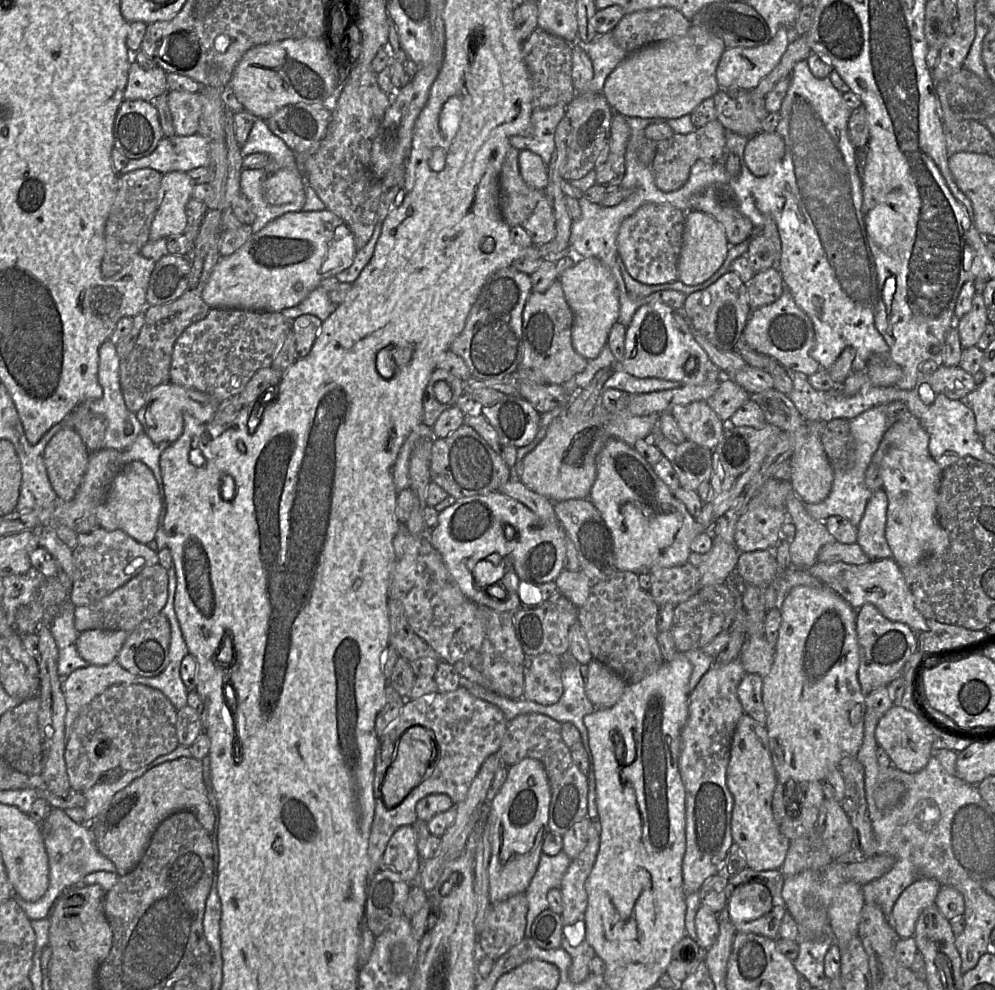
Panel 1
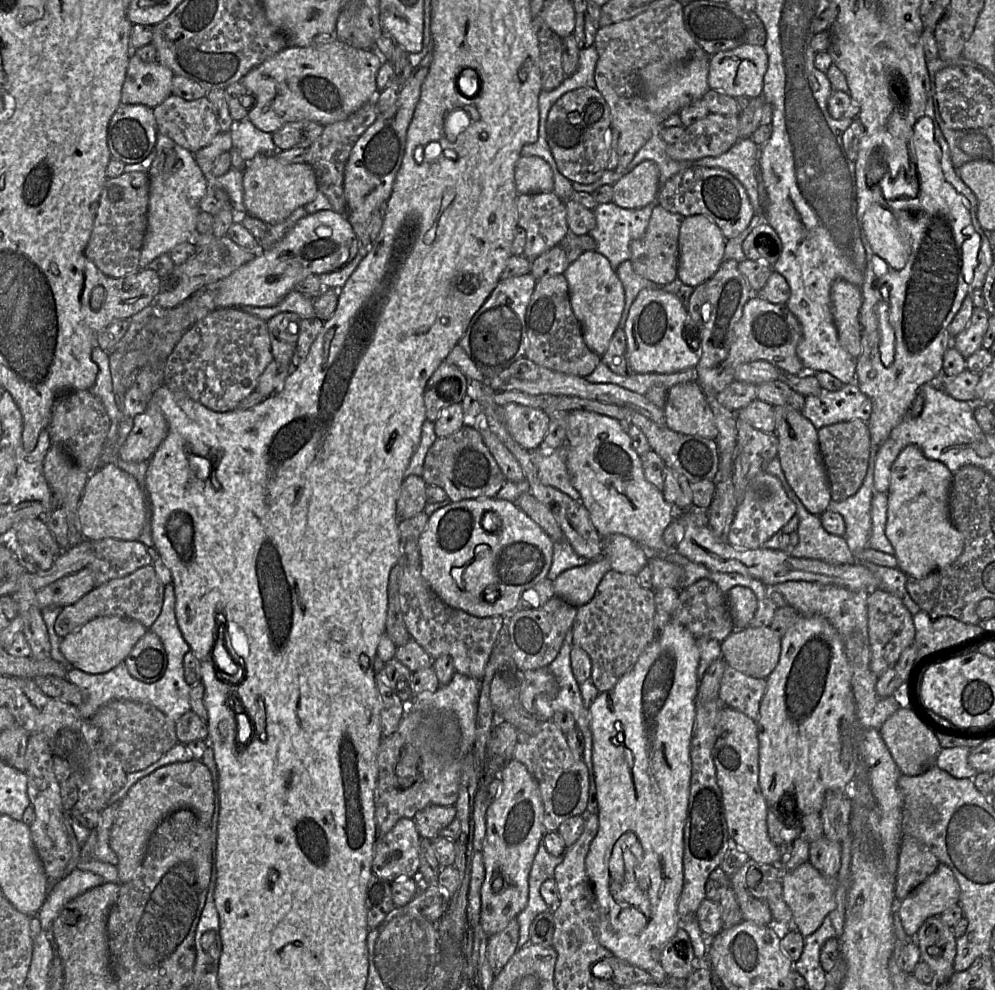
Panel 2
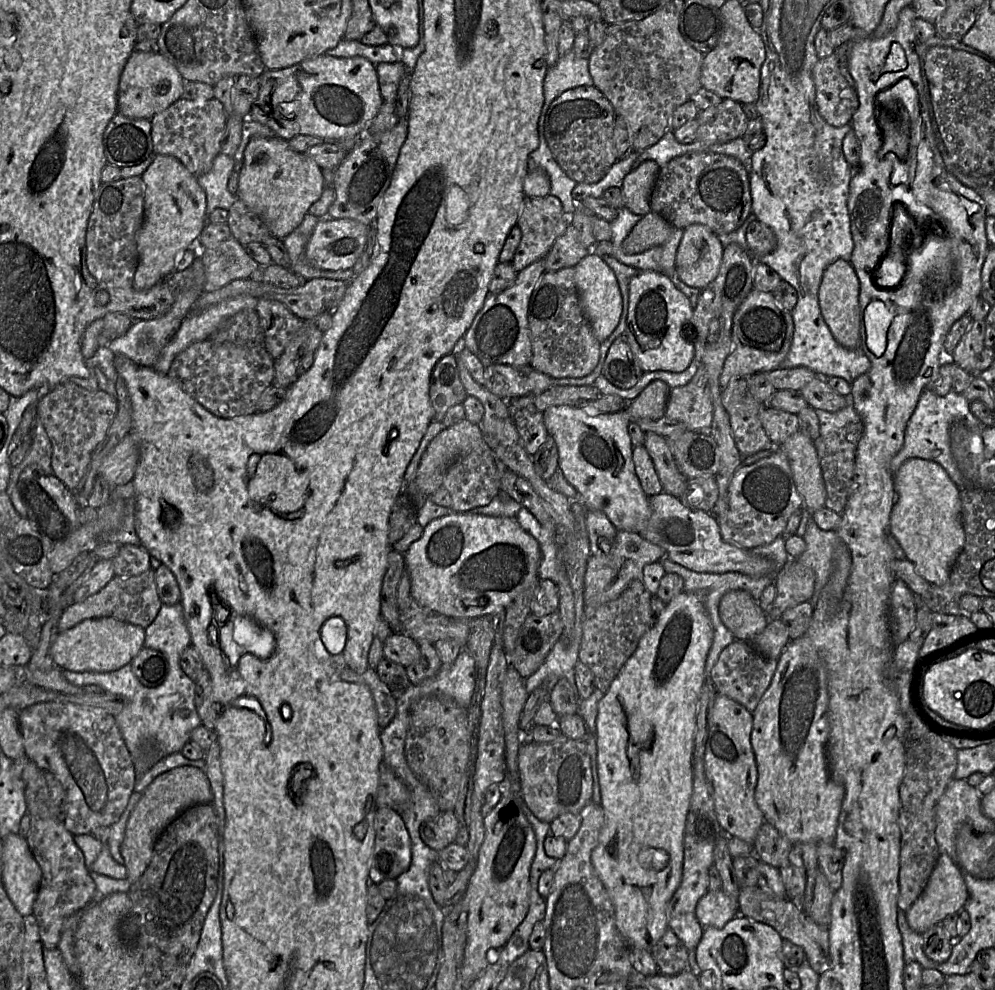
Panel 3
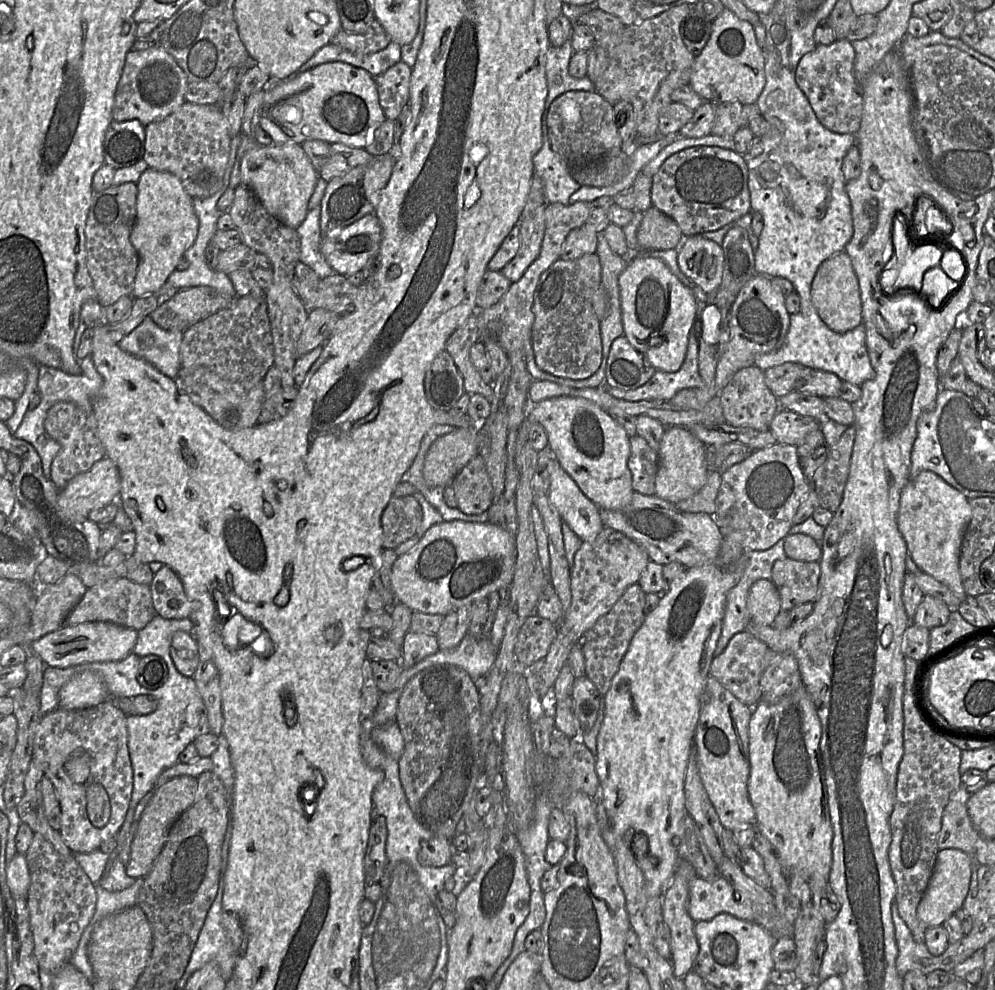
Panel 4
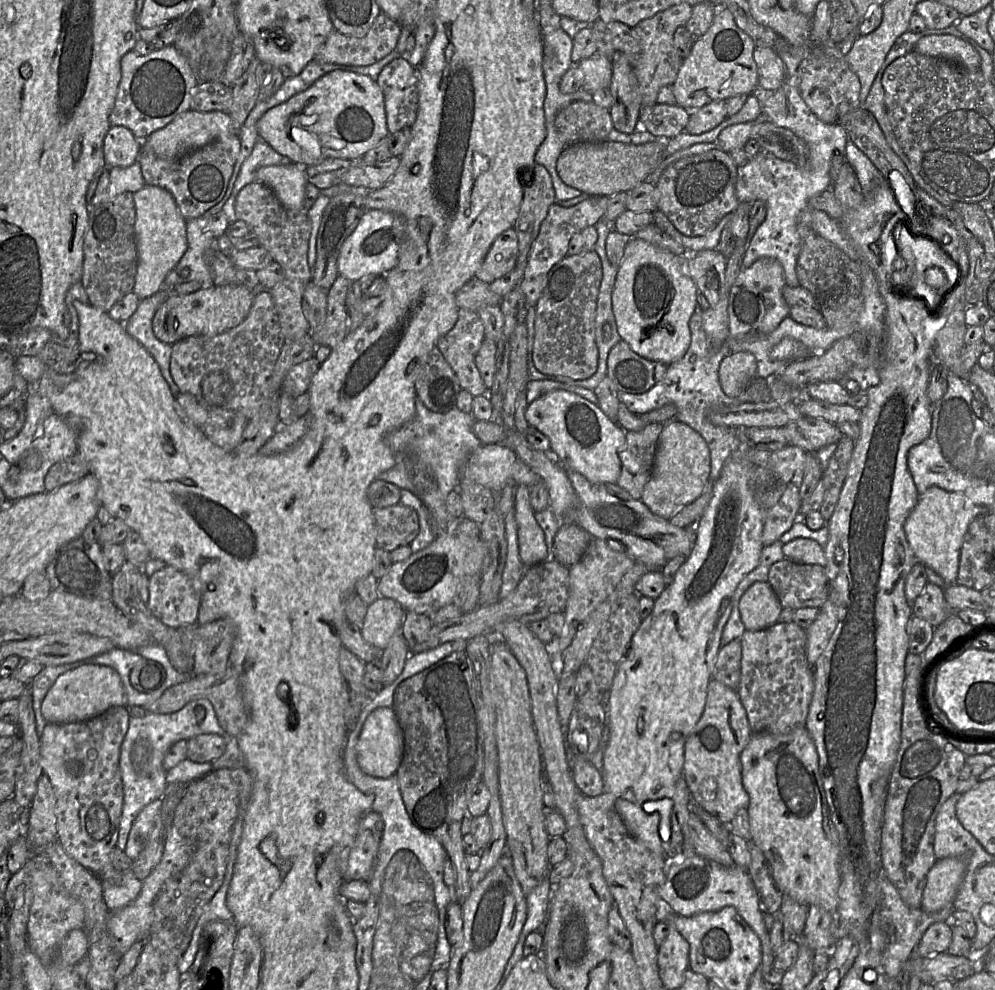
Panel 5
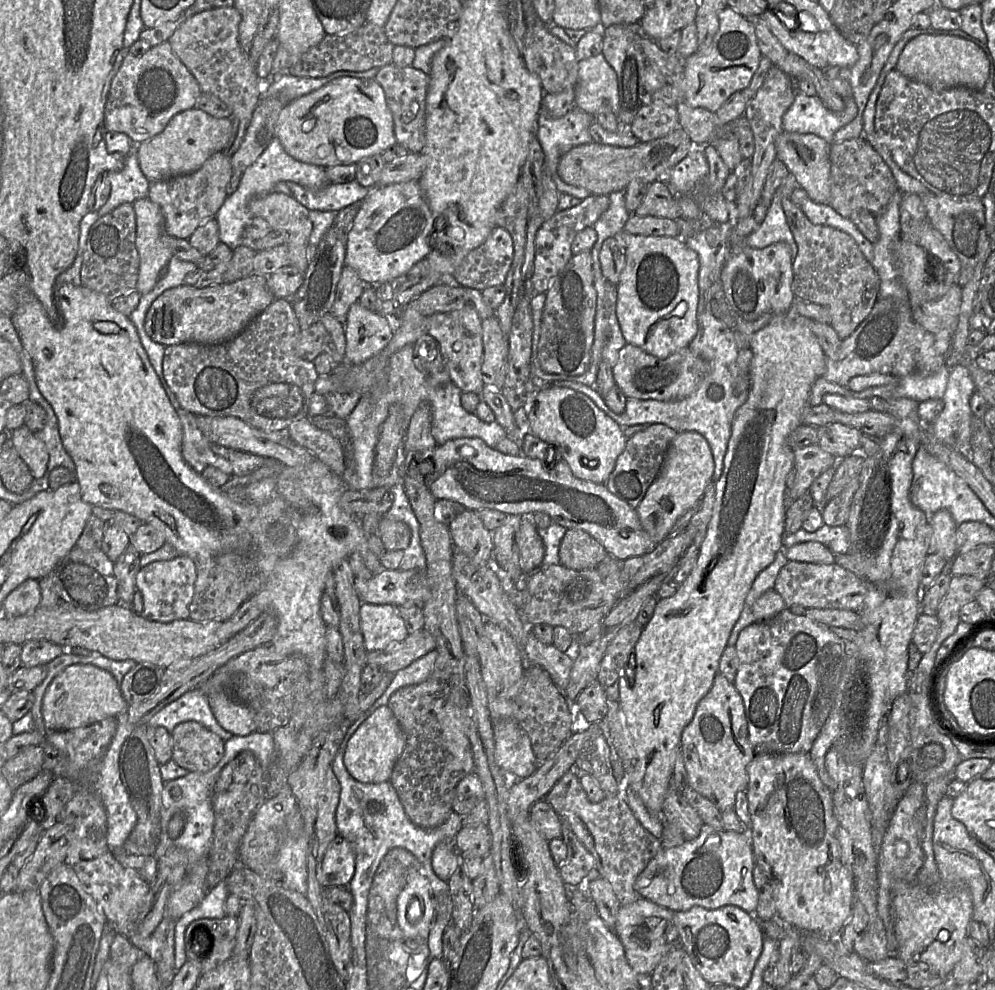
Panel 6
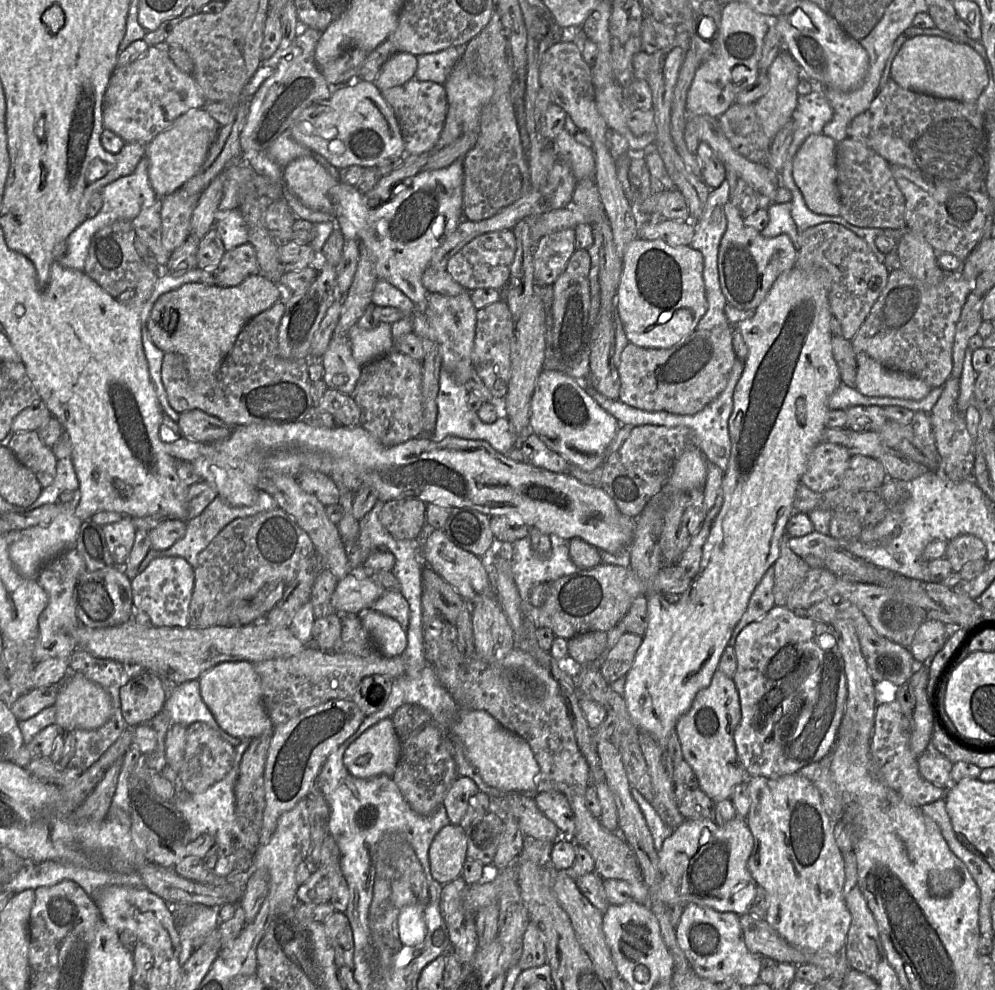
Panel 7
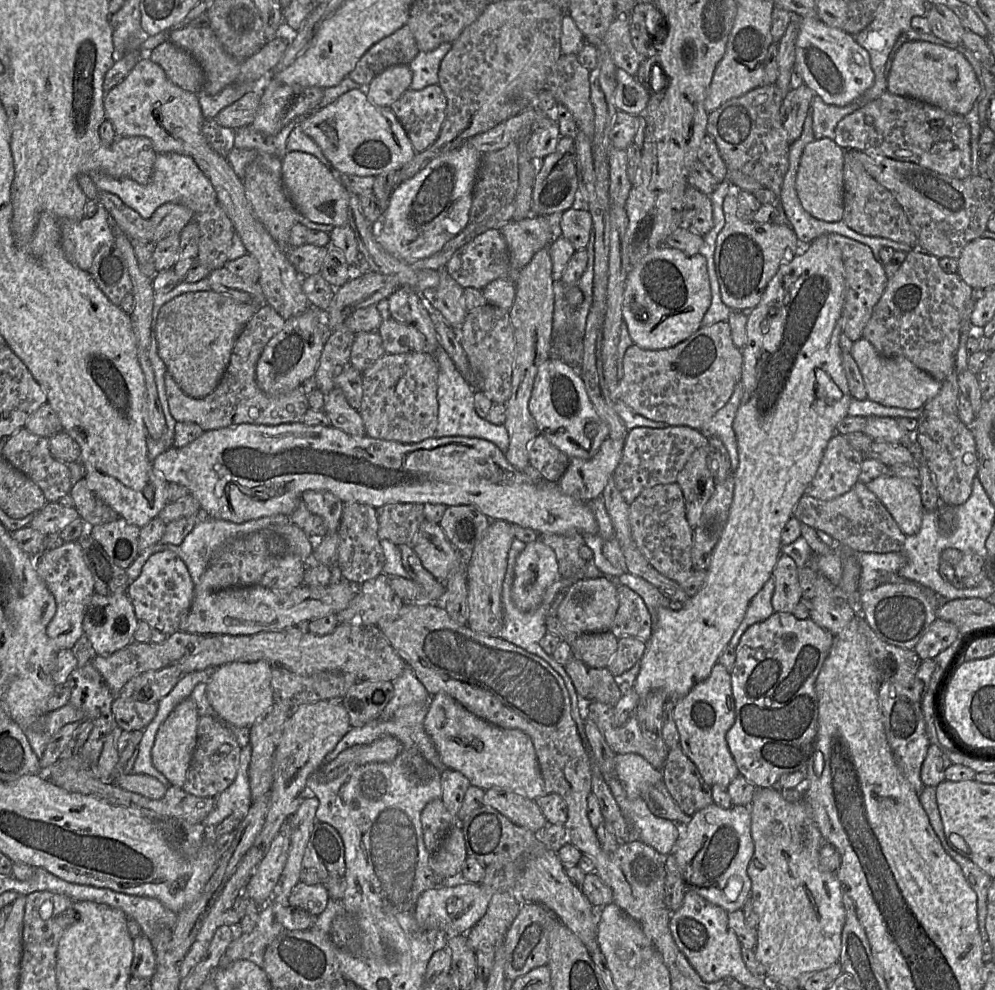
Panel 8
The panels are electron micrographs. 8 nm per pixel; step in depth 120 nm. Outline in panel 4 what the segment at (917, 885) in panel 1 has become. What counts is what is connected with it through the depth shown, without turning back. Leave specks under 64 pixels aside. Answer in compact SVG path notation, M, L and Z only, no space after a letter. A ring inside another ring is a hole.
M959 849L939 850L928 887L917 906L917 917L926 929L942 925L962 907L970 879L971 861L965 852Z

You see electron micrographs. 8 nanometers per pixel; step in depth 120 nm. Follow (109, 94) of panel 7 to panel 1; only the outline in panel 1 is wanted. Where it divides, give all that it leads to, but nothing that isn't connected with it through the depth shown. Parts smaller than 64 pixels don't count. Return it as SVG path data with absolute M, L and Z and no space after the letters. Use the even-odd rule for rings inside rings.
M132 60L124 90L124 100L154 100L168 91L167 74L162 68L144 69Z

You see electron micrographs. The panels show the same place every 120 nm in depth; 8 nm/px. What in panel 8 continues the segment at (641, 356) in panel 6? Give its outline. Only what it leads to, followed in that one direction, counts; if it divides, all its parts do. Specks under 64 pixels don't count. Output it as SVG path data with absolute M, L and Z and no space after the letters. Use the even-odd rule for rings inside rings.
M727 321L700 327L683 342L668 349L644 350L633 343L623 357L623 377L619 379L617 400L625 403L637 414L669 426L688 426L695 430L702 427L730 399L737 383L741 381L742 353L731 337Z

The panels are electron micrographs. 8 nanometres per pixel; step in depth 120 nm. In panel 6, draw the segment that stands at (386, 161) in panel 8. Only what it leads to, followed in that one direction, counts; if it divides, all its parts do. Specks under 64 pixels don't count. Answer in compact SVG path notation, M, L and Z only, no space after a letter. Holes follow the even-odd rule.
M350 76L336 78L287 103L277 120L275 138L294 159L324 168L356 164L397 143L382 87L375 79Z

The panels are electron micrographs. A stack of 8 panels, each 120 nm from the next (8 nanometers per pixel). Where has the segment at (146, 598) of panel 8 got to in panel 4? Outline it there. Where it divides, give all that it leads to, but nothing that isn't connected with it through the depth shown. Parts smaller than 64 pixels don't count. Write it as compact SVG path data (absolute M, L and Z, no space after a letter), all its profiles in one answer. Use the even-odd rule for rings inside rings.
M163 565L150 584L152 602L157 615L165 619L190 618L191 606L176 572Z

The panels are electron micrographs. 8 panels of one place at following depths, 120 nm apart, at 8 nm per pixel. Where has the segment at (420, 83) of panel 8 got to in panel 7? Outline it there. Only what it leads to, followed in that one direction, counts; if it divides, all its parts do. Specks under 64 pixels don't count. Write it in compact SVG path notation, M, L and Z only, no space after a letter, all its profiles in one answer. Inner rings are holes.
M451 46L442 51L417 56L414 78L444 84L449 73L461 57L463 47Z

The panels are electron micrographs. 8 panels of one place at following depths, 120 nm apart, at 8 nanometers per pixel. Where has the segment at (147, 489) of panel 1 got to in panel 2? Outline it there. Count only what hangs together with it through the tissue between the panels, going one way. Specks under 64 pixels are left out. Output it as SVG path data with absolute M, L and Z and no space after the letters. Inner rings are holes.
M116 461L107 463L90 474L84 488L79 509L79 523L83 540L106 538L138 541L148 514L146 491Z

